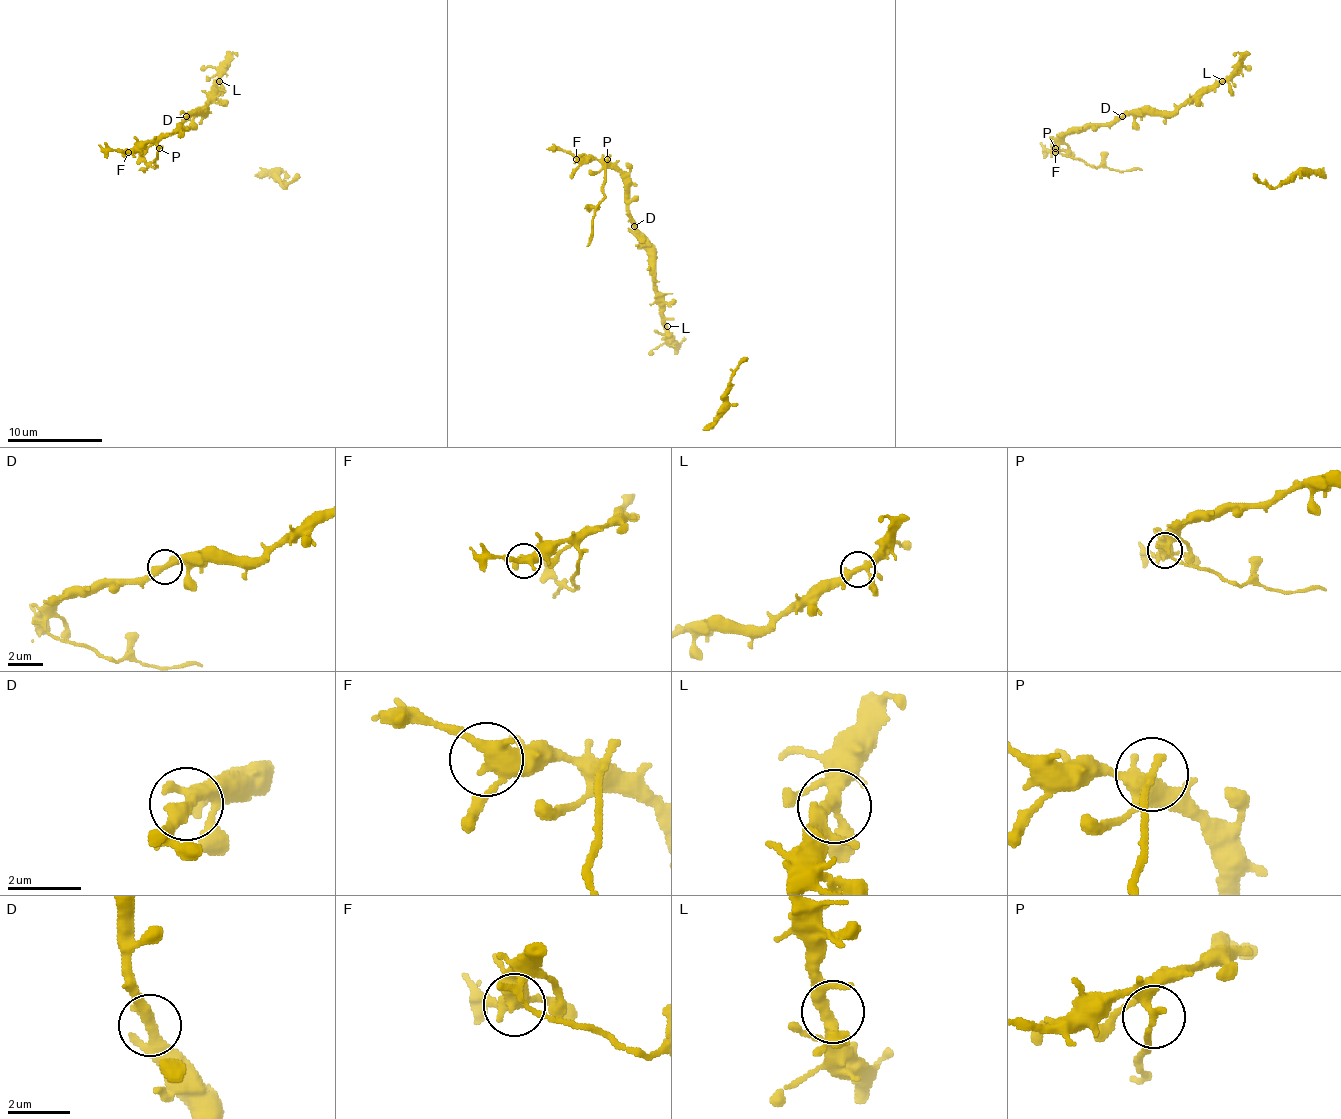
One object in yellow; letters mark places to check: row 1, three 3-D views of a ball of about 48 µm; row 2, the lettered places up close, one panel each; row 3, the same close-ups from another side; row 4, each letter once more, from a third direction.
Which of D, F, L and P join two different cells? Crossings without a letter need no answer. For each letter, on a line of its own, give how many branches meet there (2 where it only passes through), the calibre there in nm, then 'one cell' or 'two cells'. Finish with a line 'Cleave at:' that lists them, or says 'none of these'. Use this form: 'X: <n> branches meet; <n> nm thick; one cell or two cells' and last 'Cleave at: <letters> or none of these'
D: 3 branches meet; 320 nm thick; one cell
F: 3 branches meet; 360 nm thick; one cell
L: 4 branches meet; 300 nm thick; one cell
P: 3 branches meet; 220 nm thick; two cells
Cleave at: P

